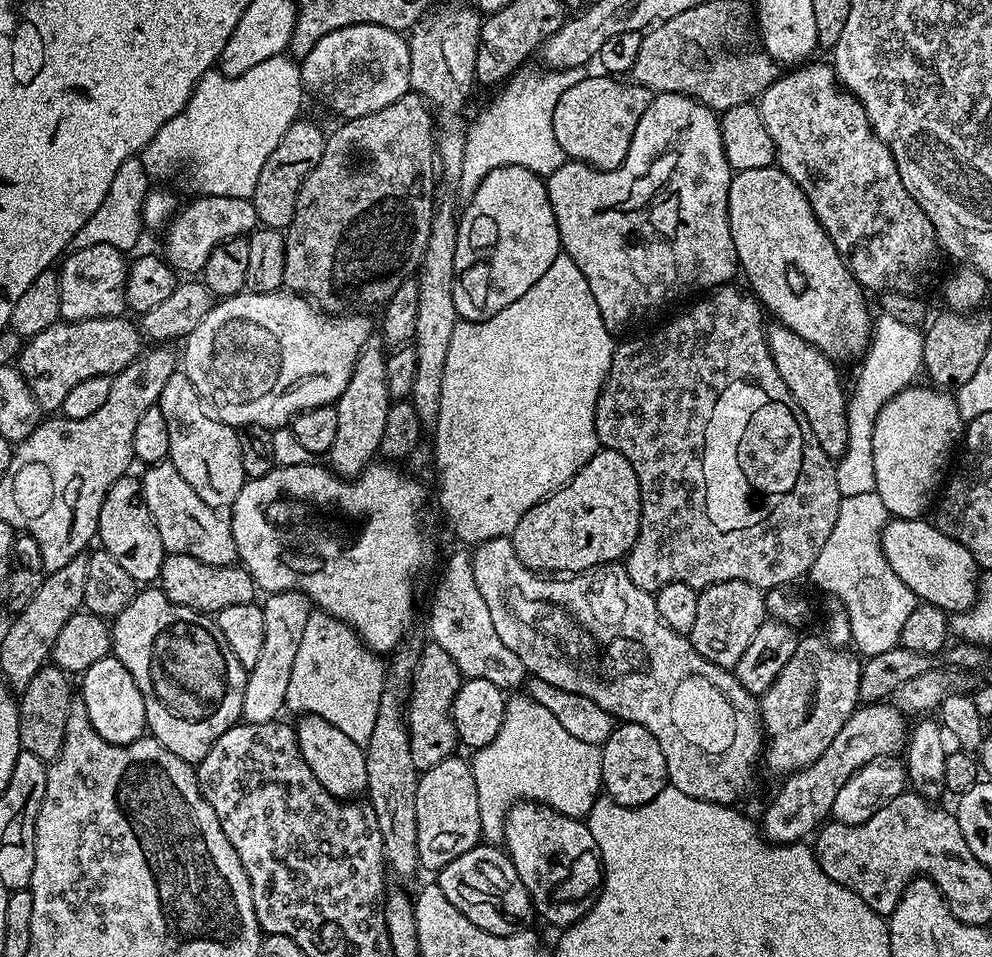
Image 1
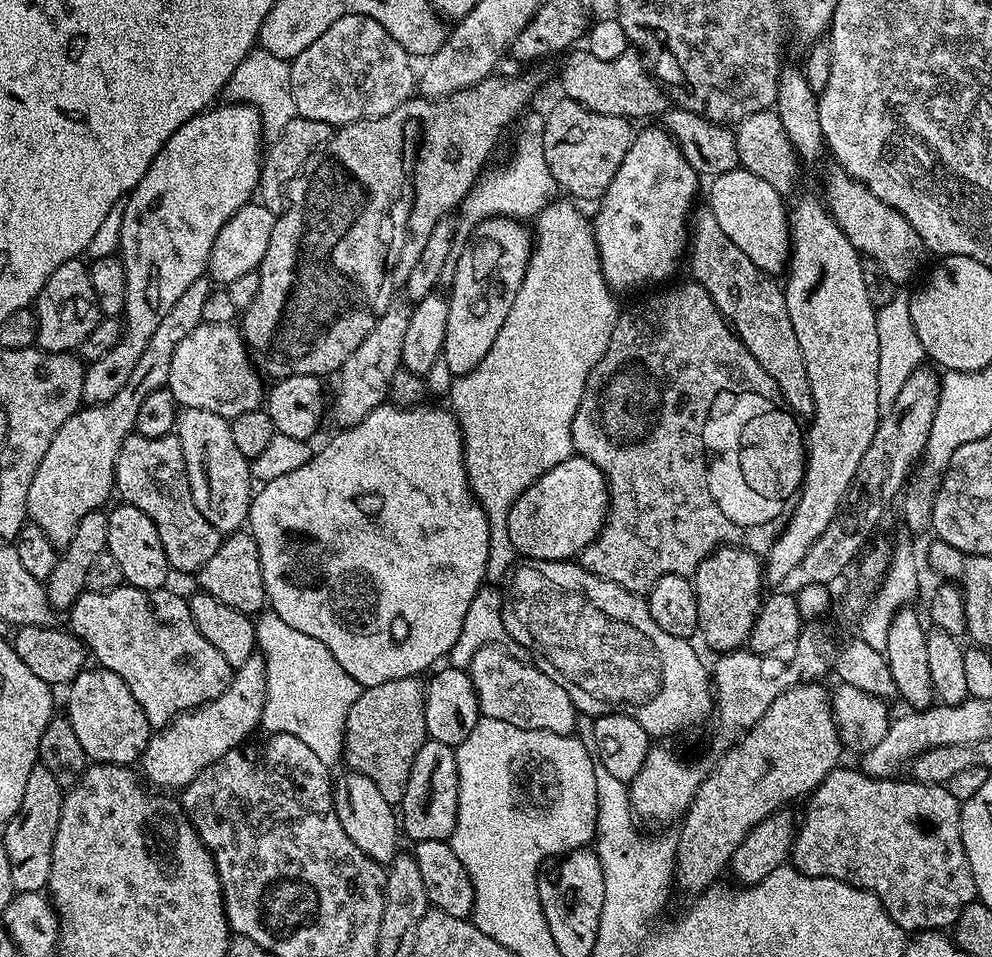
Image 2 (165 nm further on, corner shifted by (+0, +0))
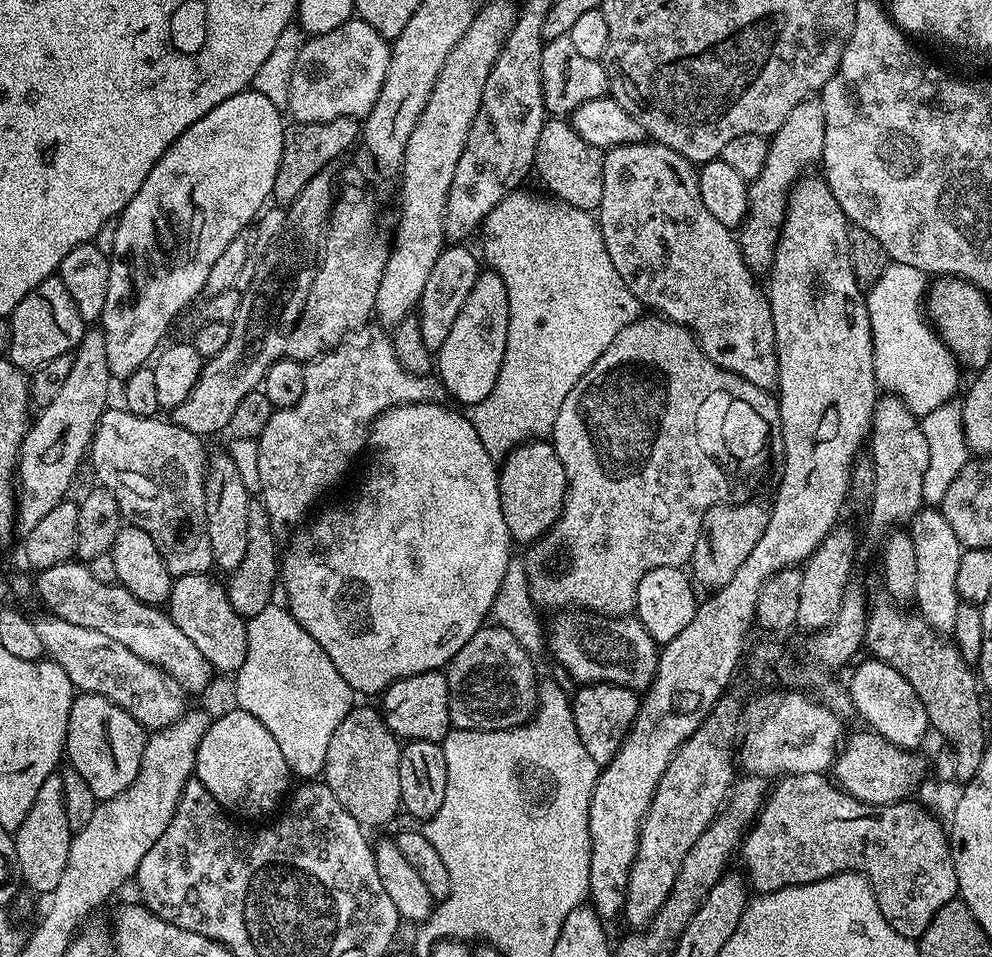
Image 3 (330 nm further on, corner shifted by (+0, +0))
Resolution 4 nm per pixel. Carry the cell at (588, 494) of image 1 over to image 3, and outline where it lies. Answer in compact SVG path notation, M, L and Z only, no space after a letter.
M533 438L516 445L503 457L498 468L500 474L500 501L506 526L517 545L531 545L550 531L564 508L564 496L568 493L566 472L558 458L555 446L544 438Z

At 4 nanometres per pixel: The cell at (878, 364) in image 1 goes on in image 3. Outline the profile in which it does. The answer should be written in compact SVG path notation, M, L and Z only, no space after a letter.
M890 262L886 270L882 270L882 278L878 278L878 282L866 292L877 385L899 396L904 405L920 418L955 401L961 391L960 372L952 357L953 349L926 319L925 309L920 309L929 288L930 280L925 273L905 264Z

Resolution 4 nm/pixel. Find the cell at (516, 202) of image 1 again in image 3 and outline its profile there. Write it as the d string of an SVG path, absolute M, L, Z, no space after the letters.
M491 270L481 271L470 298L466 298L466 306L462 306L438 353L438 379L449 397L471 406L481 404L492 393L498 382L498 372L502 370L507 333L508 299L502 278Z

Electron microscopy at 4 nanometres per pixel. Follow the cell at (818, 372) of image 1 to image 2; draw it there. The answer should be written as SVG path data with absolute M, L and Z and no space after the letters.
M697 207L690 224L690 247L686 252L686 264L692 267L691 279L703 286L714 298L725 320L732 325L736 336L758 358L758 366L778 382L784 400L800 418L811 418L814 414L814 394L810 390L810 378L806 378L806 362L802 362L802 346L798 346L798 334L790 322L790 310L786 310L784 289L775 284L773 277L764 272L718 226L711 208Z

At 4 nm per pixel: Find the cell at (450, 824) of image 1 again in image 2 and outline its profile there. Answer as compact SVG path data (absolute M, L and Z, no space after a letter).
M434 739L424 741L414 758L406 790L398 805L398 820L405 837L418 840L448 840L458 818L458 762L455 747Z

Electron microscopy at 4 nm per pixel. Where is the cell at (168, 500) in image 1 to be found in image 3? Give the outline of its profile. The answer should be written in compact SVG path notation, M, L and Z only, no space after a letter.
M123 406L105 408L96 423L90 445L90 464L96 471L99 487L110 490L120 506L120 515L135 527L146 530L162 554L168 573L173 577L207 573L213 567L208 533L208 474L209 453L204 453L205 441L171 422L163 424L156 416L130 414Z

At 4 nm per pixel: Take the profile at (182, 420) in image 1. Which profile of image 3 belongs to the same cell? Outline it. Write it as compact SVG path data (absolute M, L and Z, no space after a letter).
M220 450L217 456L213 455L208 462L206 477L208 489L208 533L210 534L210 550L212 563L218 569L235 573L236 567L246 558L248 549L248 519L250 506L248 505L250 493L248 487L238 478L238 469L228 456L227 451Z

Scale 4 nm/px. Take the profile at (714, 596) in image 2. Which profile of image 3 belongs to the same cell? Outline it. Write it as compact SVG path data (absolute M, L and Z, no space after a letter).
M744 500L741 504L732 504L733 502L721 502L714 505L710 510L706 510L706 514L704 515L704 521L702 522L702 526L700 527L700 531L702 533L702 539L696 543L696 554L692 557L690 564L691 567L696 567L695 575L698 577L700 575L700 580L704 584L716 584L715 586L723 586L726 582L730 582L730 578L734 574L734 570L738 570L738 566L742 566L742 562L746 562L746 558L750 558L750 550L754 550L754 546L758 546L758 542L762 538L762 534L766 530L766 526L768 525L768 516L769 509L767 507L760 505L756 500Z

